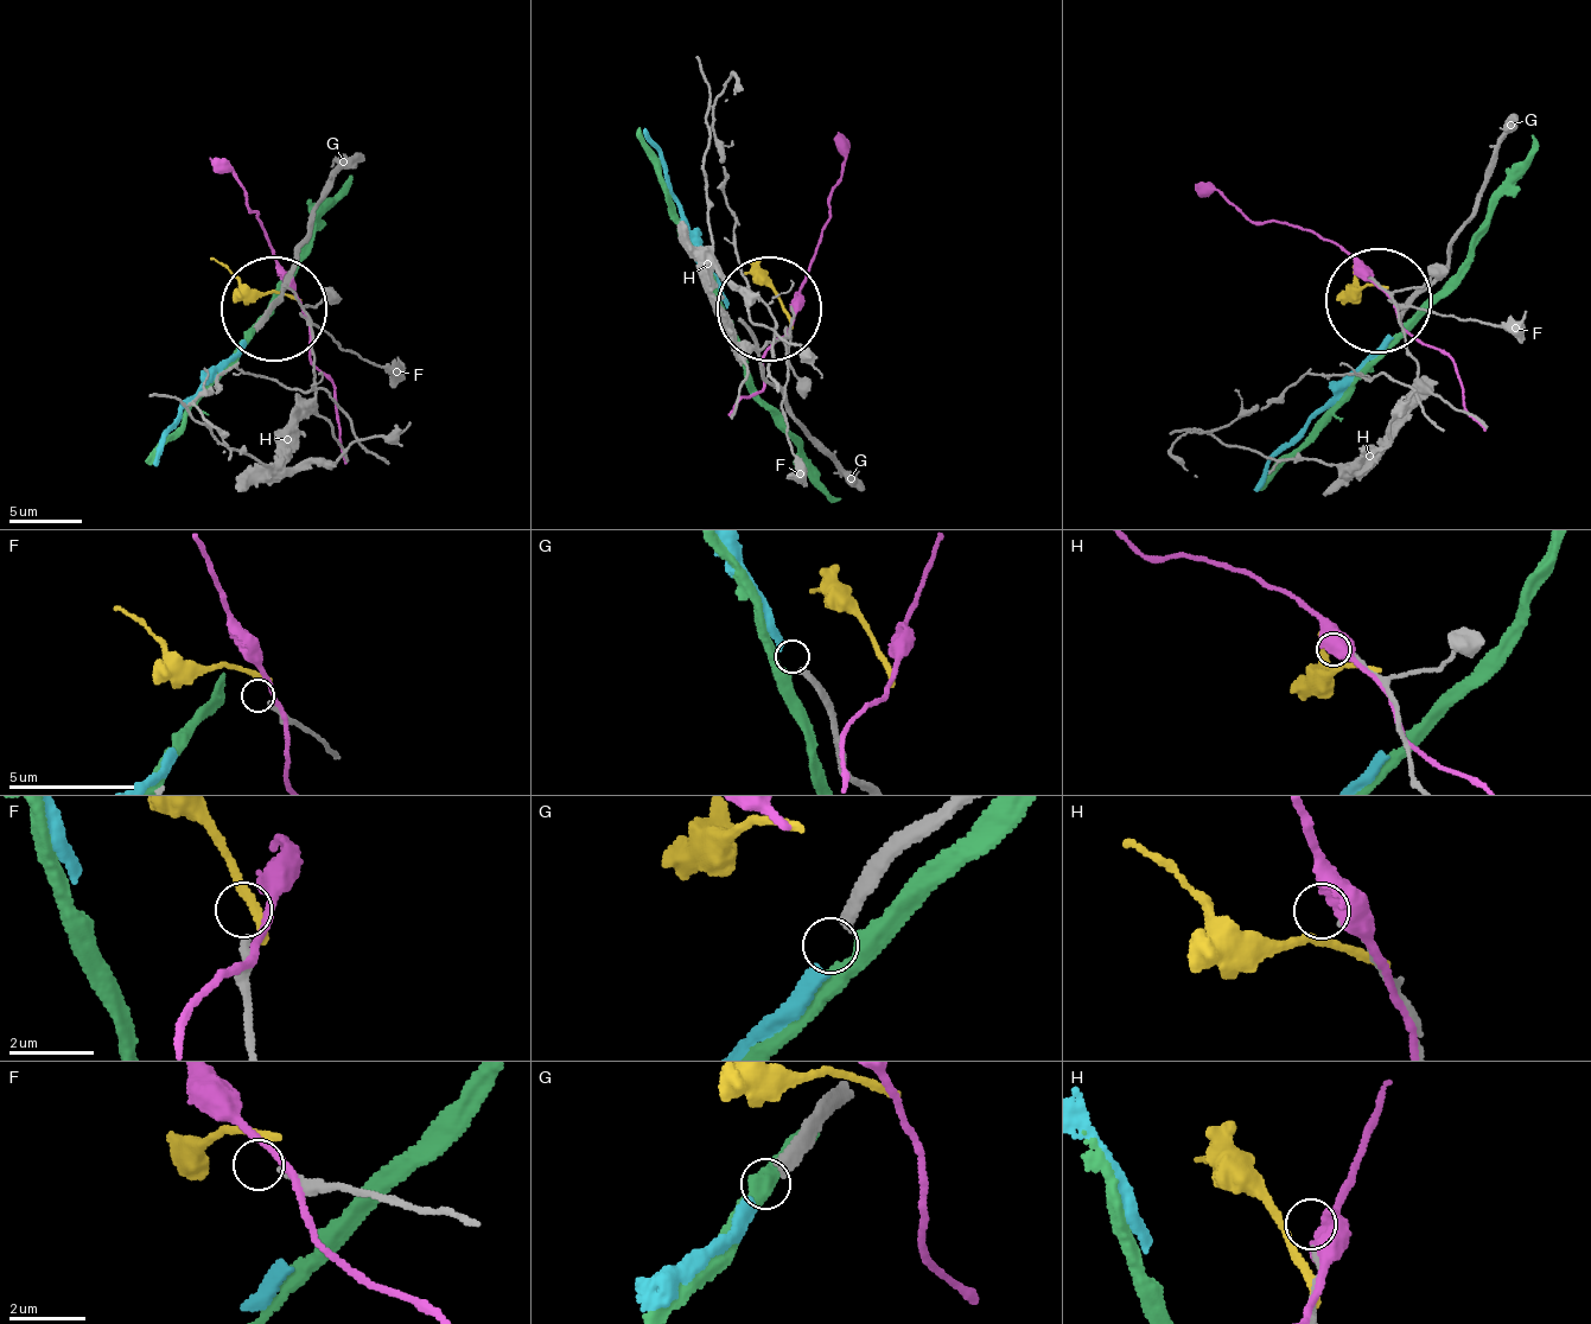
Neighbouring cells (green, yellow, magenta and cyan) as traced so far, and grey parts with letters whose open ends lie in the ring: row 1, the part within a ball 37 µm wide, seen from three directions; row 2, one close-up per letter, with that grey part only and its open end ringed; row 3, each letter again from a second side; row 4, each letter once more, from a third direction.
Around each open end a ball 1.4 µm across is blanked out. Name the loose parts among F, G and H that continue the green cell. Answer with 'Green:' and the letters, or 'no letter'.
Green: no letter

